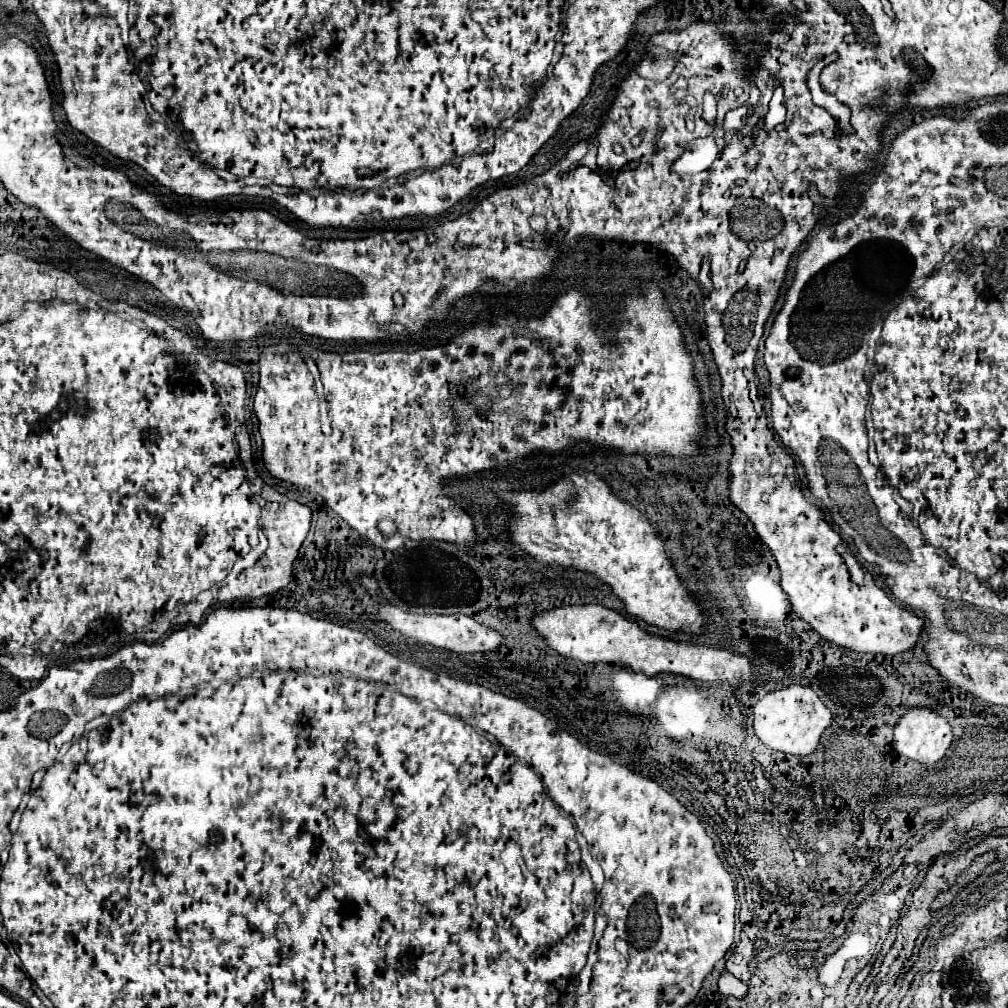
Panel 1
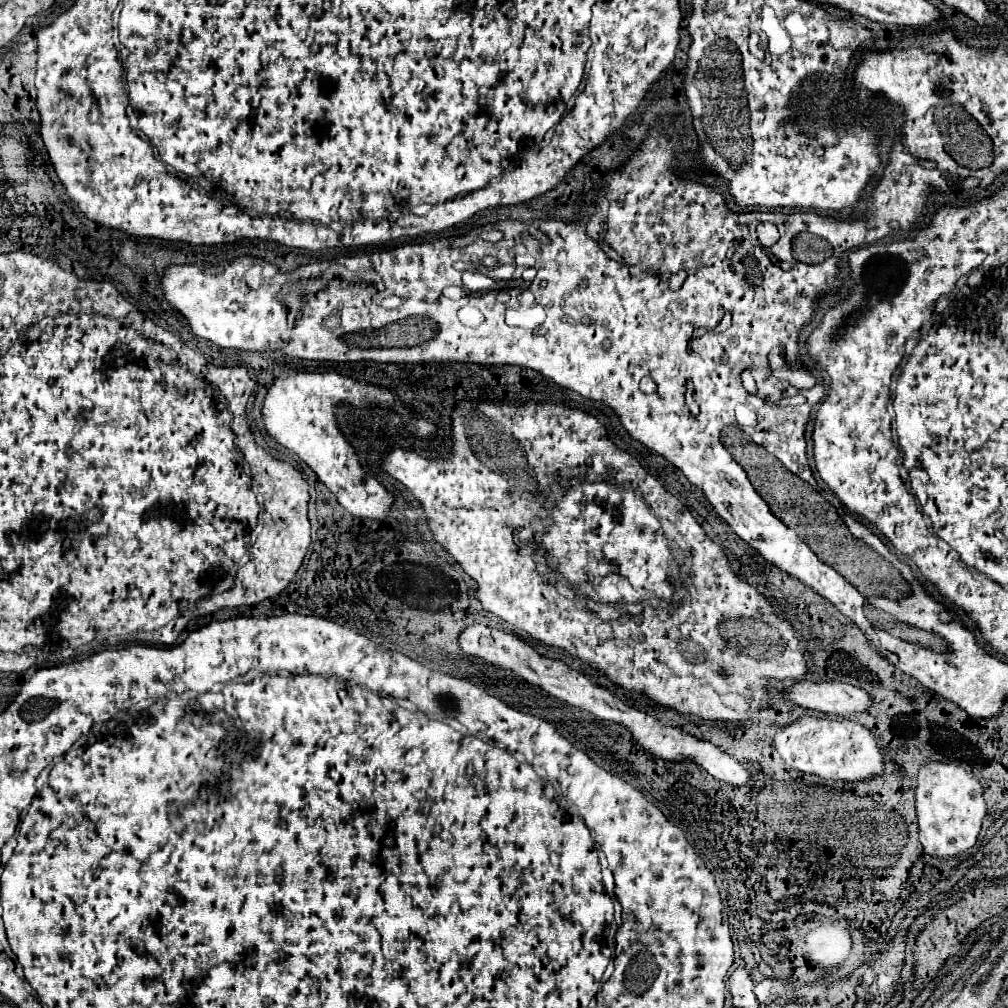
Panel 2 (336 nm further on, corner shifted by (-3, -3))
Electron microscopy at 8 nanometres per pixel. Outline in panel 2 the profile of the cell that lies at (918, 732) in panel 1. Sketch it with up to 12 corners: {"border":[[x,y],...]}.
{"border":[[943,762],[921,766],[915,808],[925,854],[975,846],[981,782]]}

